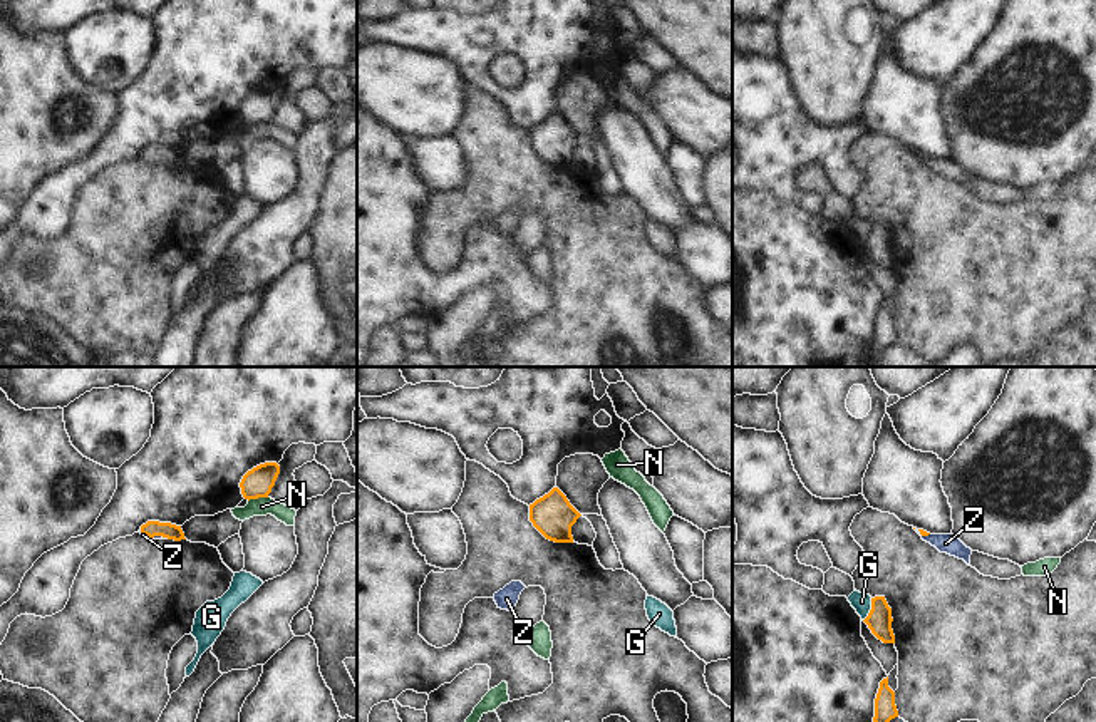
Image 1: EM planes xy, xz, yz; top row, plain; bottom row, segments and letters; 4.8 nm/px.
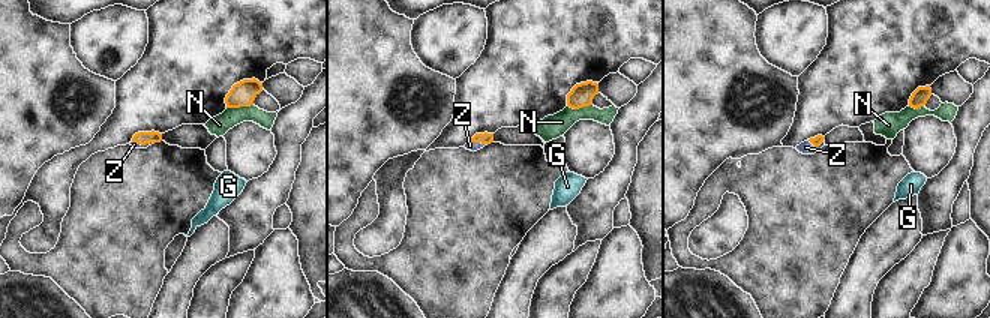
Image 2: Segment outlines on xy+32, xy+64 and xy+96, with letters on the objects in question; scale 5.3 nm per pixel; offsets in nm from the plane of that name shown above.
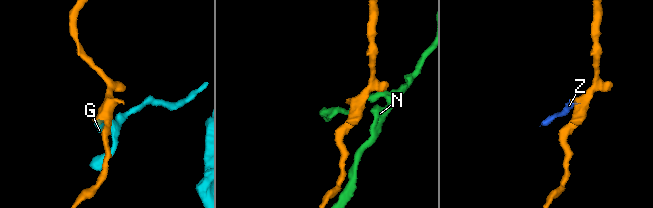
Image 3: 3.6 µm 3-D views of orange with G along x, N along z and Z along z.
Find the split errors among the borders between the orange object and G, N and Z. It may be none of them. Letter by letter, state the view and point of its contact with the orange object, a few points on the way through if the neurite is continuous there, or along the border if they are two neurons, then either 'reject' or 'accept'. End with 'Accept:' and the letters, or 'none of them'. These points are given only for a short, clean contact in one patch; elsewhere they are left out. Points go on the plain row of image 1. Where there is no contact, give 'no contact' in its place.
G: yz (870, 235) | reject
N: xy (257, 123) | along xy (267, 121), (248, 126) | reject
Z: xy (153, 161) | across xy (151, 153), (153, 161), (143, 159) | accept
Accept: Z

